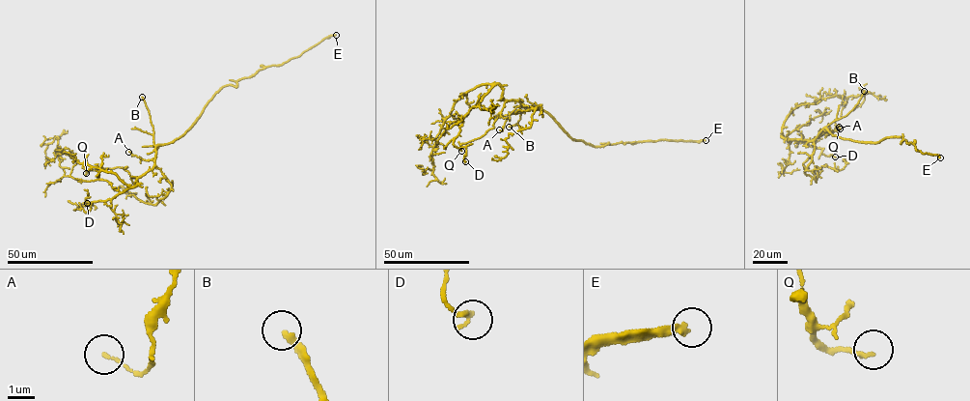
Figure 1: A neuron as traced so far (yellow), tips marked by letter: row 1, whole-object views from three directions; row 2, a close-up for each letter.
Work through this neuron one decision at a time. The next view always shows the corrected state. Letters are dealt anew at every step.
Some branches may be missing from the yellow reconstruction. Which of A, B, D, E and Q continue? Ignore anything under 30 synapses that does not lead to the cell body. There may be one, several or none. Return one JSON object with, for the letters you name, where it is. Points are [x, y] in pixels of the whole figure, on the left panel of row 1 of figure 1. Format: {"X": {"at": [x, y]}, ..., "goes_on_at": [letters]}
{"B": {"at": [142, 97]}, "E": {"at": [336, 35]}, "goes_on_at": ["B", "E"]}

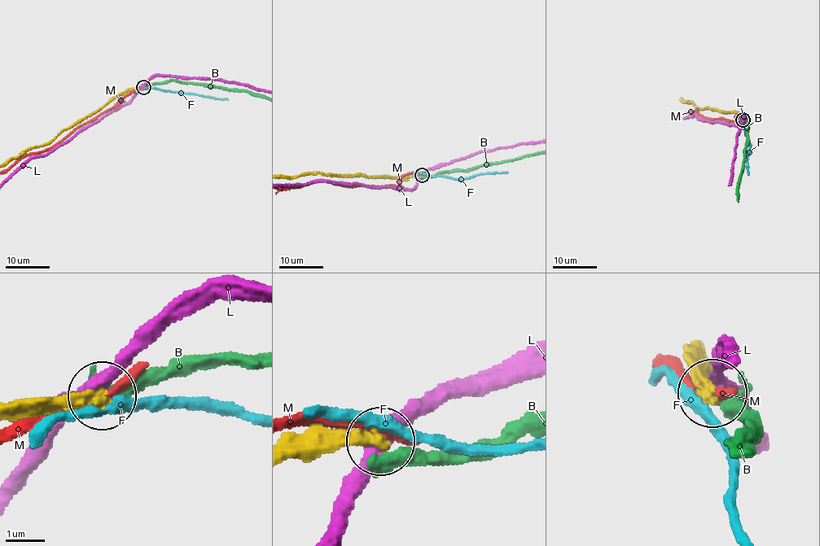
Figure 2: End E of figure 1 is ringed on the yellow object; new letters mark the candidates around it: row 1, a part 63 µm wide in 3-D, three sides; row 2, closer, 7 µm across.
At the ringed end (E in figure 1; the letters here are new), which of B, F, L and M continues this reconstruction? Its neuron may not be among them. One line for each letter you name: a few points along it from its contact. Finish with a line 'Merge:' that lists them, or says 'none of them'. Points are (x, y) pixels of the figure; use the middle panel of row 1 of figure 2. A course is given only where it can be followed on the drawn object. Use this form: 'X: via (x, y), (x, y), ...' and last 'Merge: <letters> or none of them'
Merge: none of them

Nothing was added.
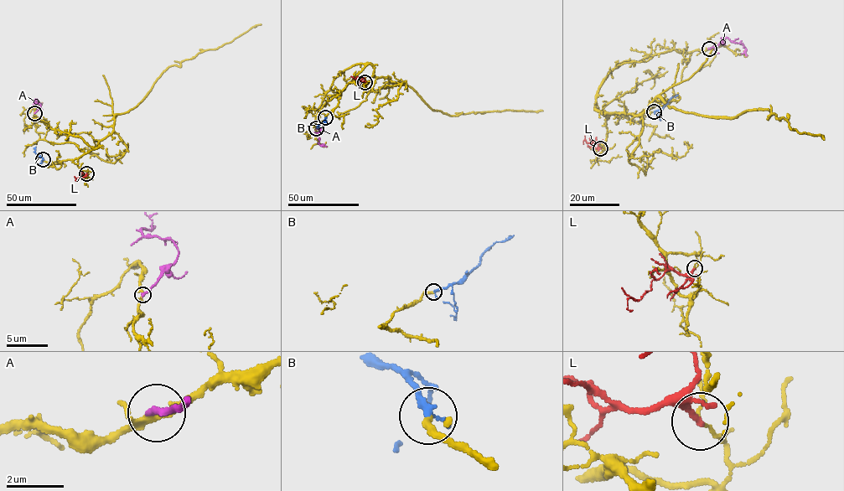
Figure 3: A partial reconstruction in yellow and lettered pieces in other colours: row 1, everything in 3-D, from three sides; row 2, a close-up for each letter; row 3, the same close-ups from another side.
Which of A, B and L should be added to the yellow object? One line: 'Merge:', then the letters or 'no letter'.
Merge: B

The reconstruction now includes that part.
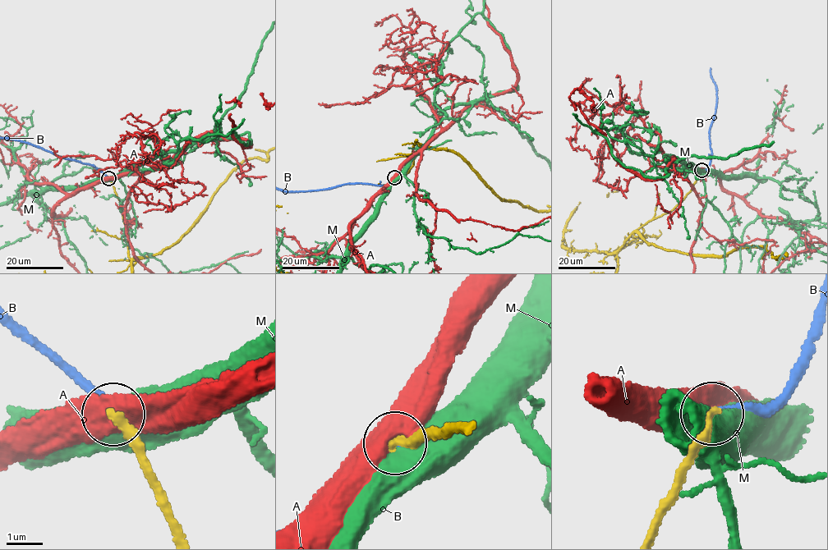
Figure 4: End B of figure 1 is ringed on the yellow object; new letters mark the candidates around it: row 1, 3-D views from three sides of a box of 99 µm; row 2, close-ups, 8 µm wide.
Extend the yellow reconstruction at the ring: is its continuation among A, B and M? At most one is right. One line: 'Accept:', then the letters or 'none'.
Accept: B

